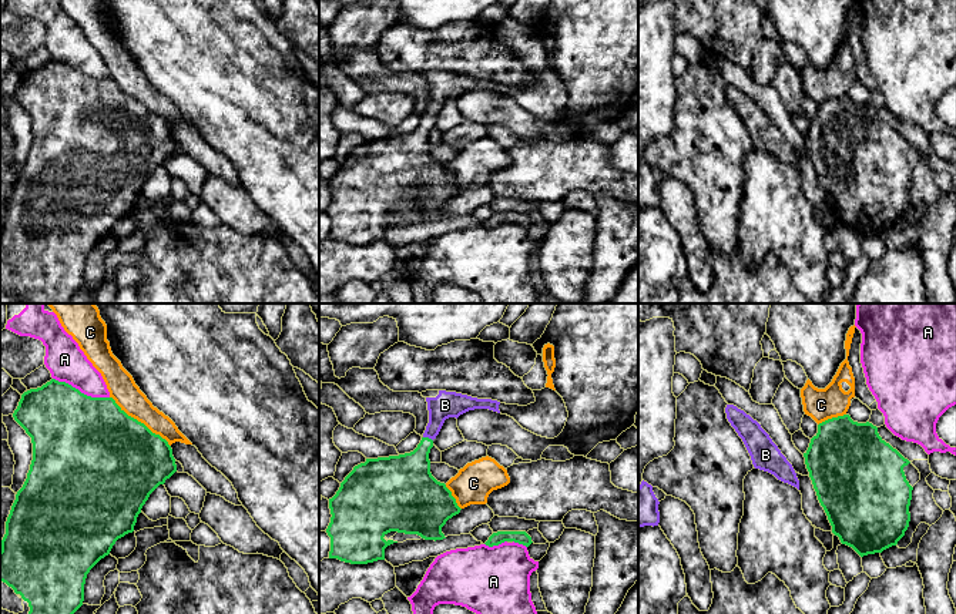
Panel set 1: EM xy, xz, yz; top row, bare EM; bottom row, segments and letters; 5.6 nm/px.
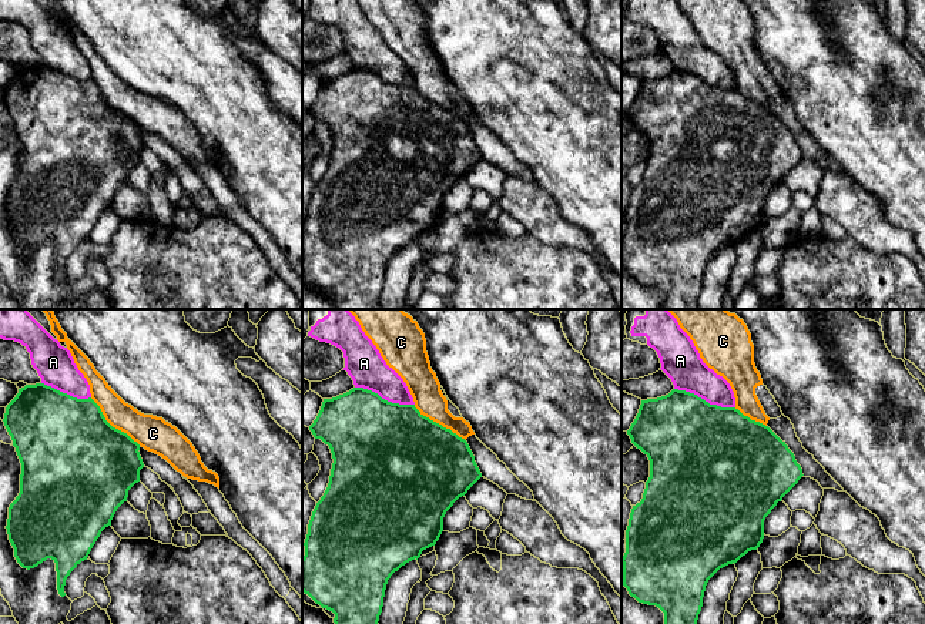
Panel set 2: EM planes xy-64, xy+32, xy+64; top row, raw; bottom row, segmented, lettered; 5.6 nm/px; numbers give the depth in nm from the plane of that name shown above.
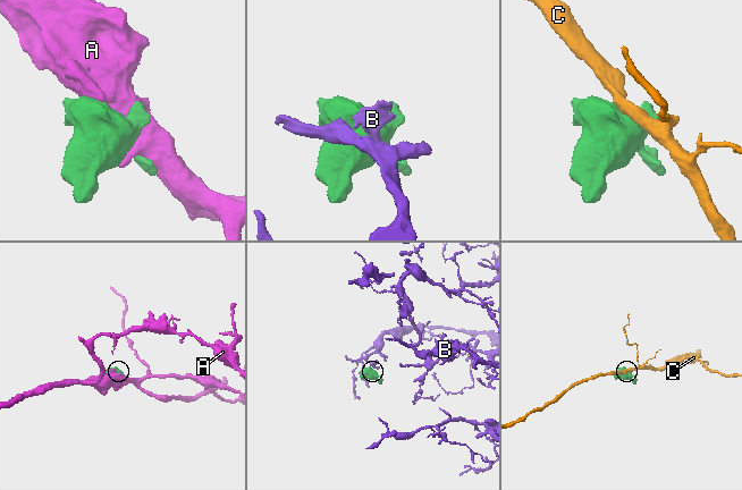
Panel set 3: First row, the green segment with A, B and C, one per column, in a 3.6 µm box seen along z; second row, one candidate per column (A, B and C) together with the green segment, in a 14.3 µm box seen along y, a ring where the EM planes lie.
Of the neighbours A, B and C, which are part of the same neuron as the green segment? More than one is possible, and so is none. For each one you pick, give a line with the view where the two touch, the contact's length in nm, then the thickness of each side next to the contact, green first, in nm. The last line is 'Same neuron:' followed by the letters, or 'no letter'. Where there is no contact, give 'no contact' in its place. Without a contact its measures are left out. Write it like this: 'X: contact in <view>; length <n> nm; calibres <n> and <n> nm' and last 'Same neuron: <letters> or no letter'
B: contact in xz; length 60 nm; calibres 260 and 150 nm
Same neuron: B

